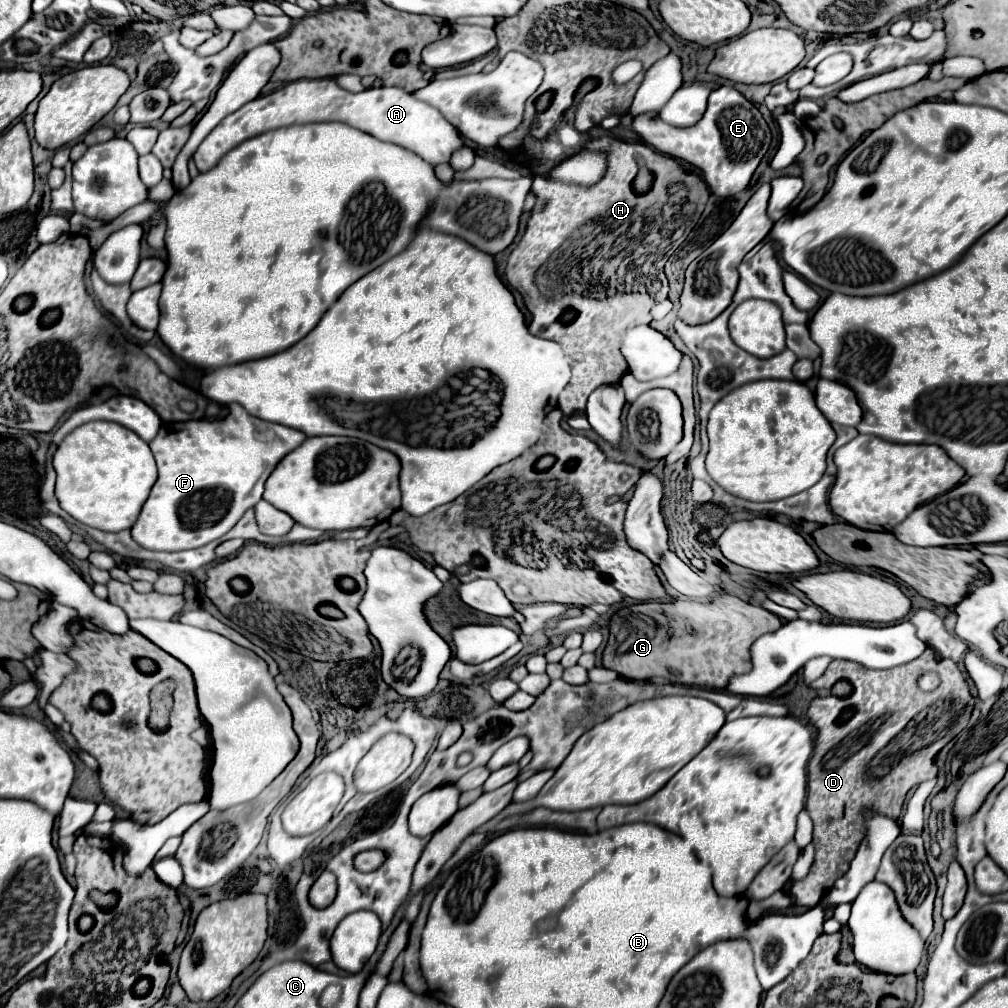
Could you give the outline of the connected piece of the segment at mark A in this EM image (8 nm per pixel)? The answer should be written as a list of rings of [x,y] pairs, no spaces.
[[[334,78],[318,80],[294,80],[286,86],[274,90],[268,96],[258,96],[250,104],[244,104],[238,112],[226,116],[198,146],[194,152],[194,162],[200,172],[208,172],[218,164],[218,160],[242,144],[248,138],[254,138],[262,132],[276,130],[292,124],[308,122],[346,122],[352,128],[358,128],[366,134],[374,134],[378,140],[392,142],[410,152],[416,152],[422,160],[432,166],[444,164],[450,160],[452,152],[464,146],[458,130],[430,104],[416,100],[412,94],[402,88],[368,88],[364,92],[348,92],[336,84]]]

